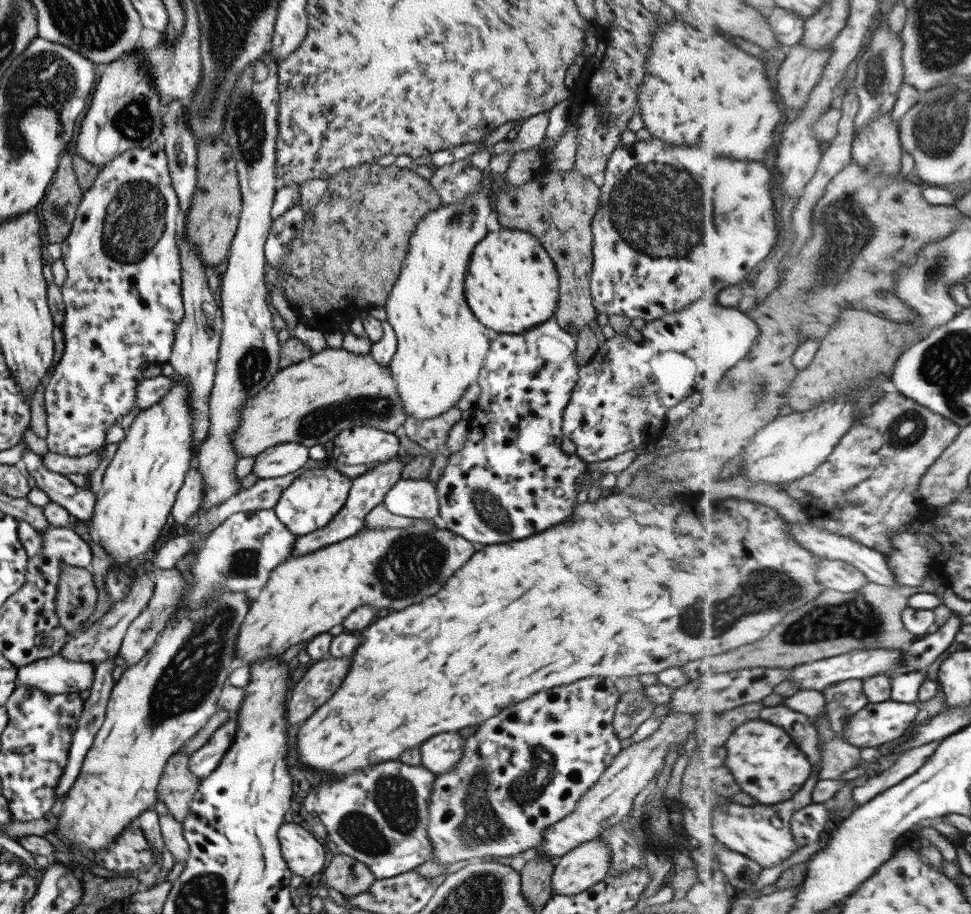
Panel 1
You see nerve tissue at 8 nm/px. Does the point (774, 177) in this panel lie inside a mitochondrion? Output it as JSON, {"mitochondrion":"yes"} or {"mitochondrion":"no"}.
{"mitochondrion":"no"}

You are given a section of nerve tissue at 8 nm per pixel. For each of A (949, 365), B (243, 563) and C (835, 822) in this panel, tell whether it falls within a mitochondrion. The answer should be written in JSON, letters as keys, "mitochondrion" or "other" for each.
{"A":"mitochondrion","B":"mitochondrion","C":"other"}

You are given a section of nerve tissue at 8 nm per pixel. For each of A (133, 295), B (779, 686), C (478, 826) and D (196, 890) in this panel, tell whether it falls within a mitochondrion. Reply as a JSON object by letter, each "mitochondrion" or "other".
{"A":"other","B":"other","C":"mitochondrion","D":"mitochondrion"}

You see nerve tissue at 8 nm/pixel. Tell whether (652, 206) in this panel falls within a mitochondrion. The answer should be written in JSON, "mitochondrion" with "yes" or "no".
{"mitochondrion":"yes"}

